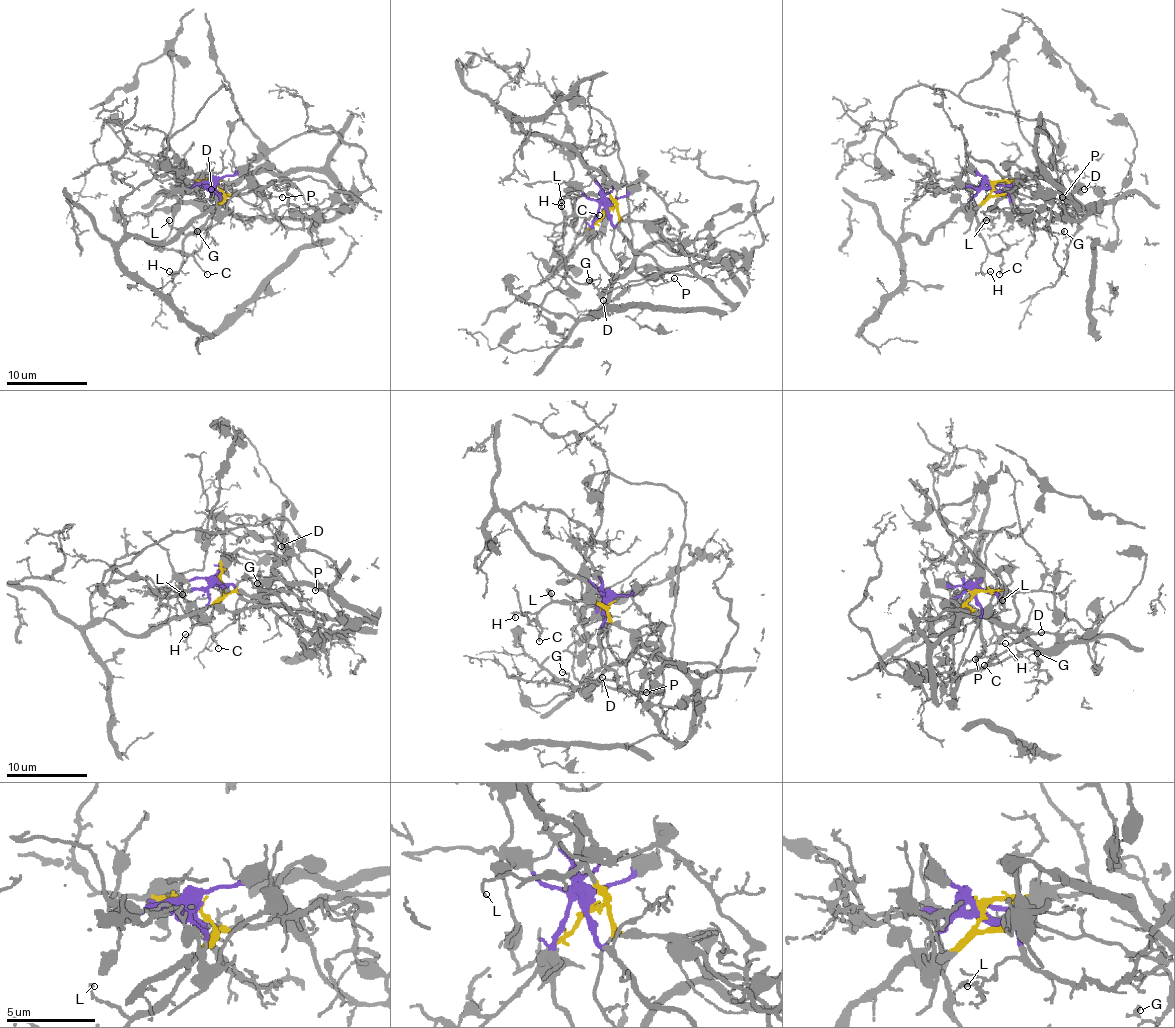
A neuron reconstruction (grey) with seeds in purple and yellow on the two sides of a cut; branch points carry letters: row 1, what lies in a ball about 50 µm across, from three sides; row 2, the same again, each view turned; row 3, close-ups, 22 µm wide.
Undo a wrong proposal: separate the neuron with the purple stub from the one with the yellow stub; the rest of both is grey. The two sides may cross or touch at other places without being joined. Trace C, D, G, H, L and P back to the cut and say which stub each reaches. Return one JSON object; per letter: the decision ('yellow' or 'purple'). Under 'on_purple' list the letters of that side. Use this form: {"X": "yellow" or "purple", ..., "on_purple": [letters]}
{"C": "yellow", "D": "purple", "G": "purple", "H": "yellow", "L": "yellow", "P": "purple", "on_purple": ["D", "G", "P"]}

